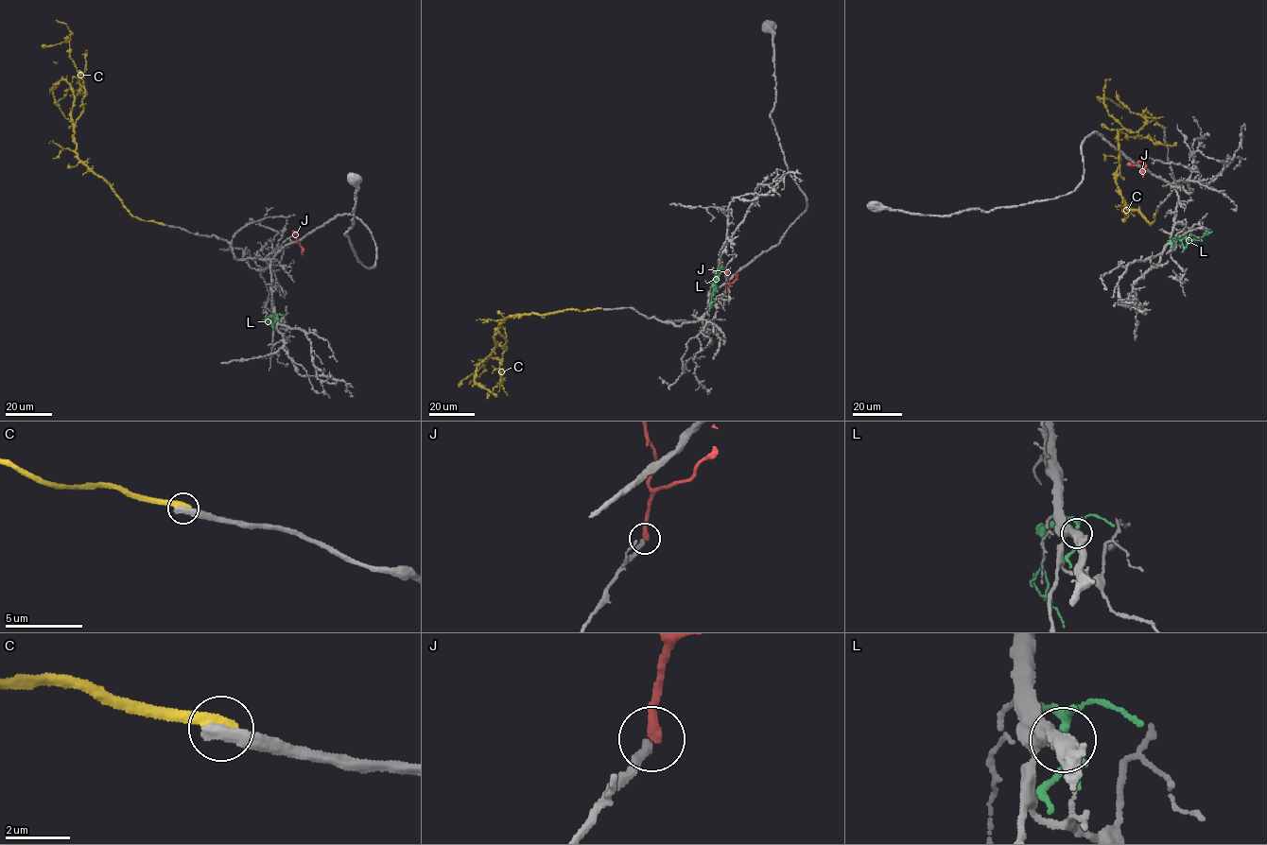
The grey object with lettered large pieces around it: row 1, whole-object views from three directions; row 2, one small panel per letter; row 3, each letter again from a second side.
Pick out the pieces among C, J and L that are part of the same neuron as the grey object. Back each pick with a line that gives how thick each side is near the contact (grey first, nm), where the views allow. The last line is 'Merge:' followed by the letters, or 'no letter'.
Merge: no letter

